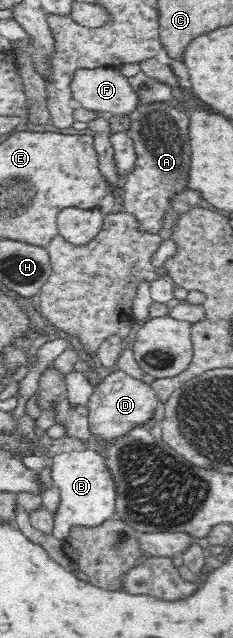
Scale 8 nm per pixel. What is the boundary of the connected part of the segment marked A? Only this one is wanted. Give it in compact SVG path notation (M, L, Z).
M167 102L139 104L130 119L126 134L134 141L137 159L123 185L123 210L141 220L142 231L156 234L163 229L173 199L177 194L189 190L188 171L192 158L189 131L192 129L192 119L186 112Z

